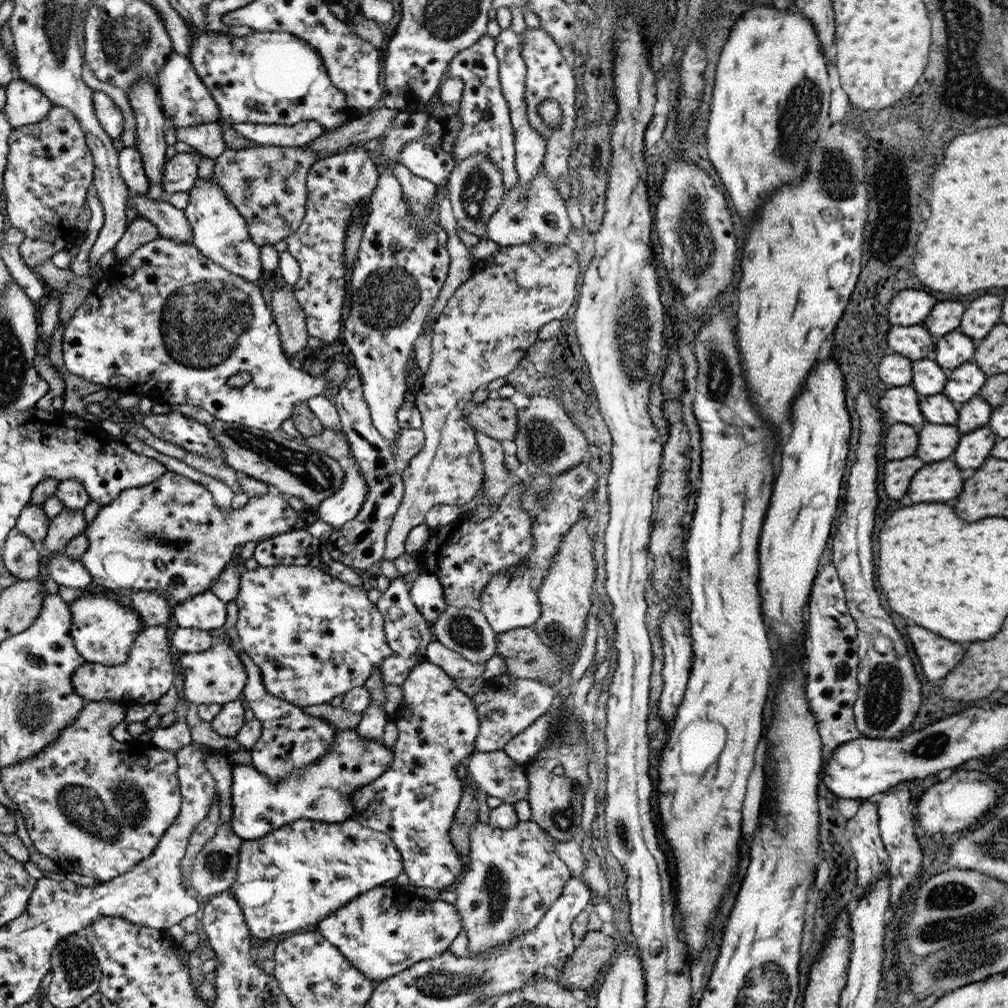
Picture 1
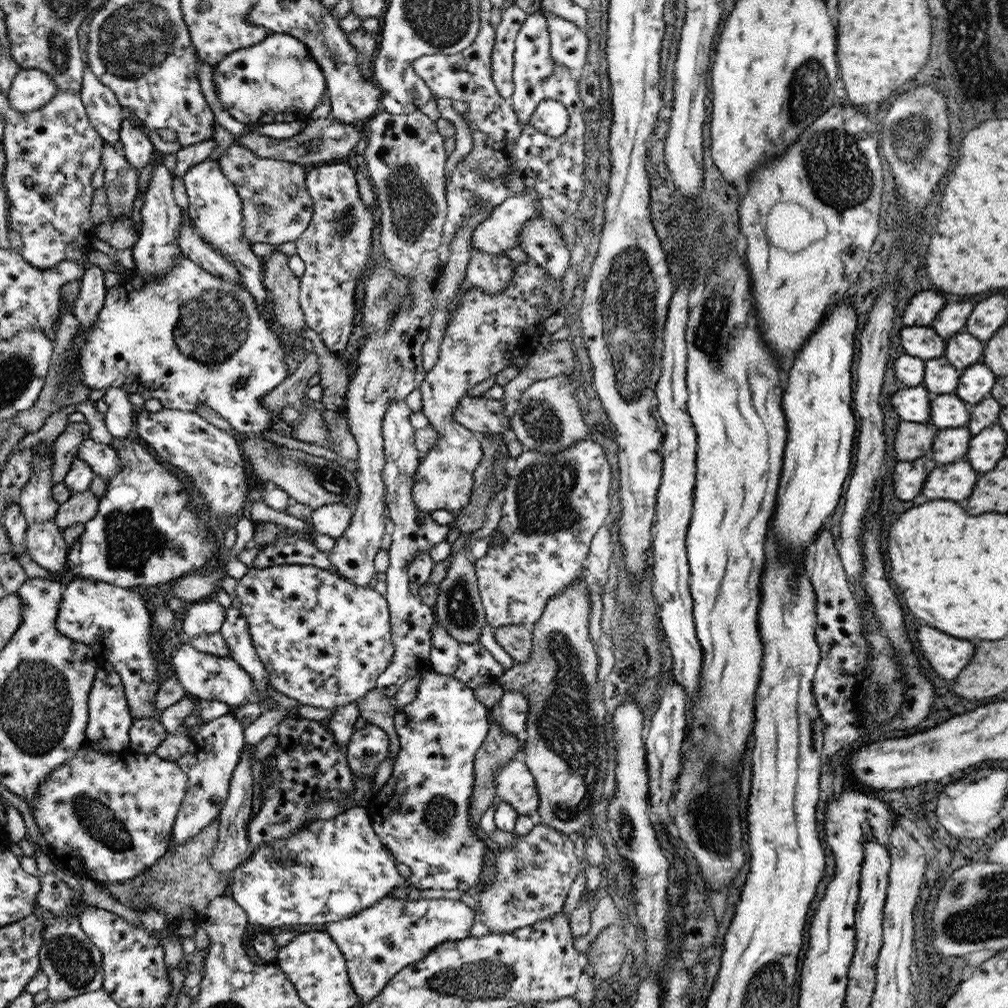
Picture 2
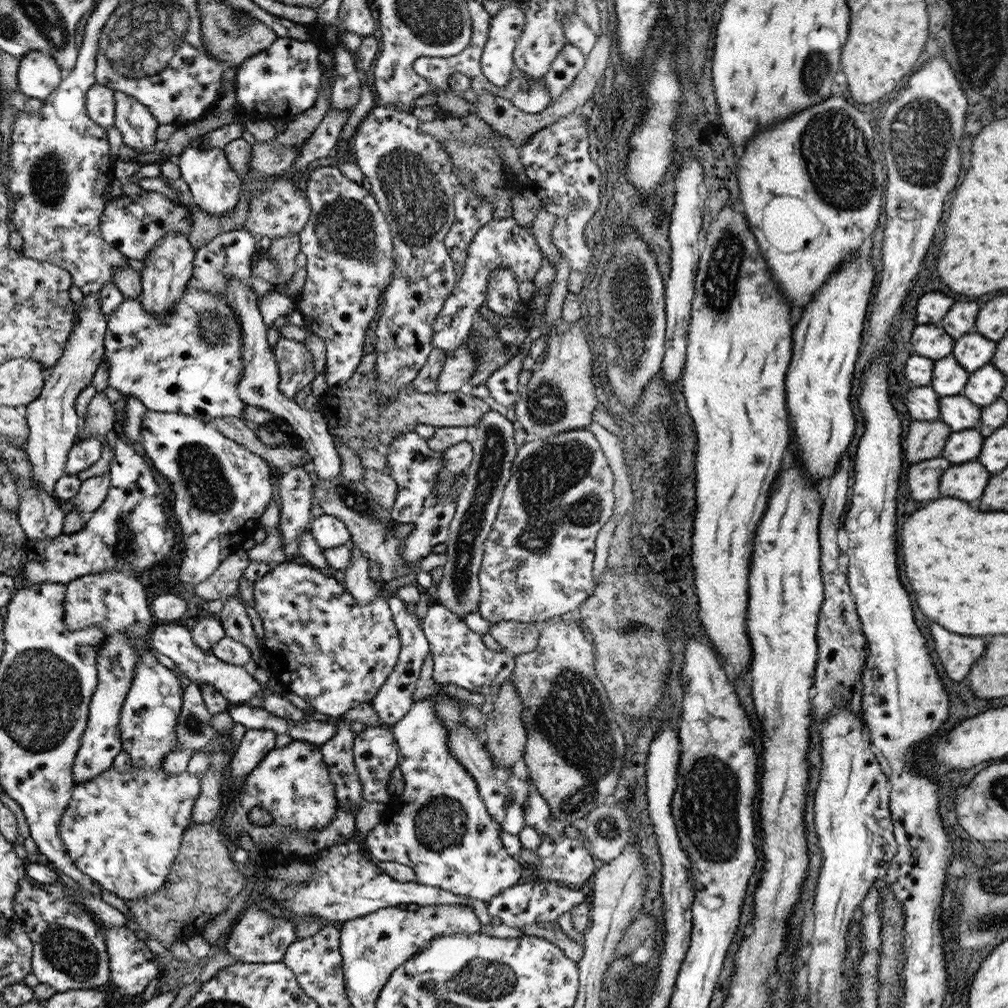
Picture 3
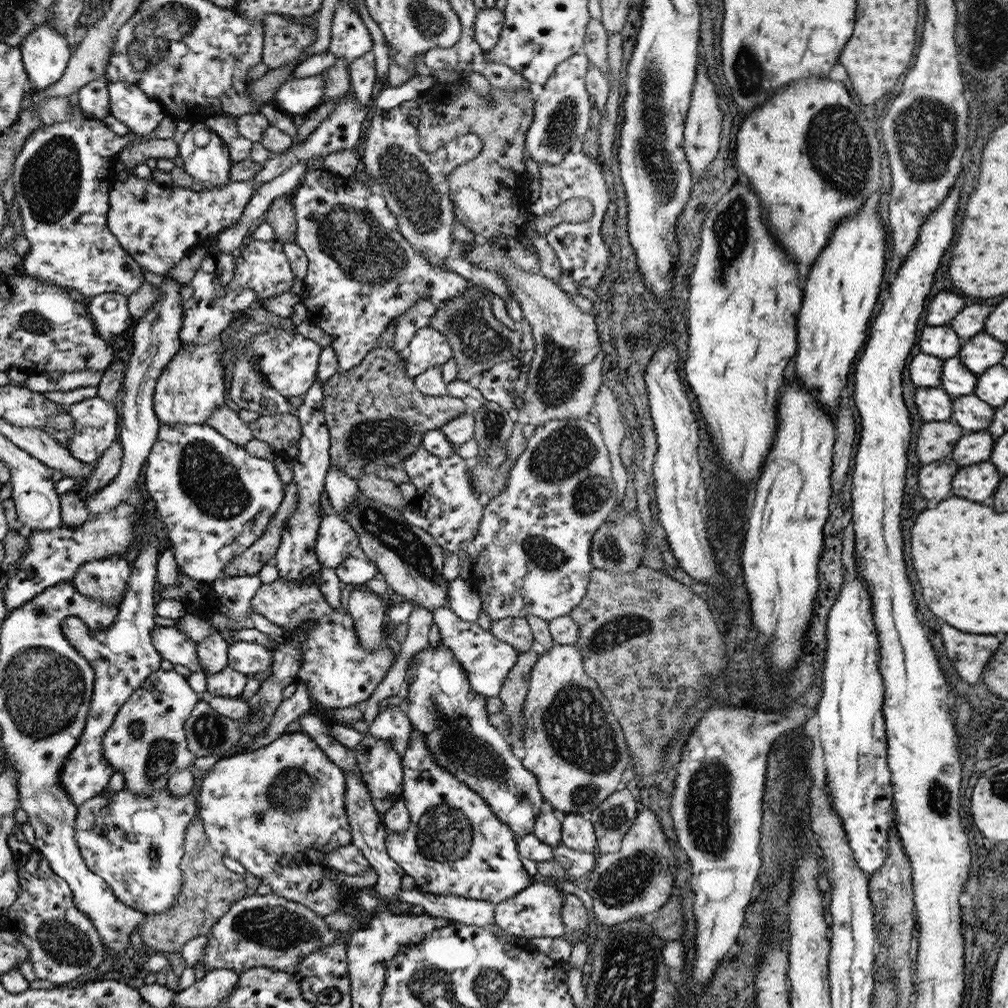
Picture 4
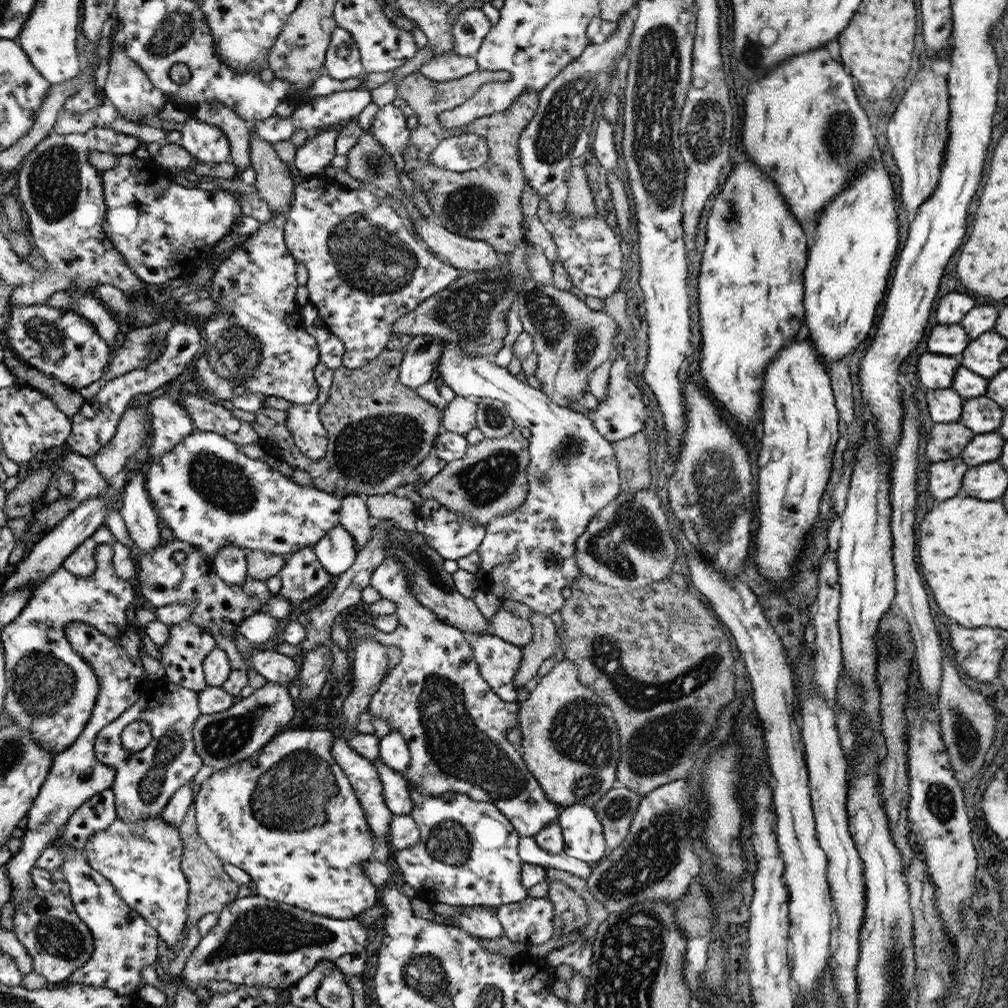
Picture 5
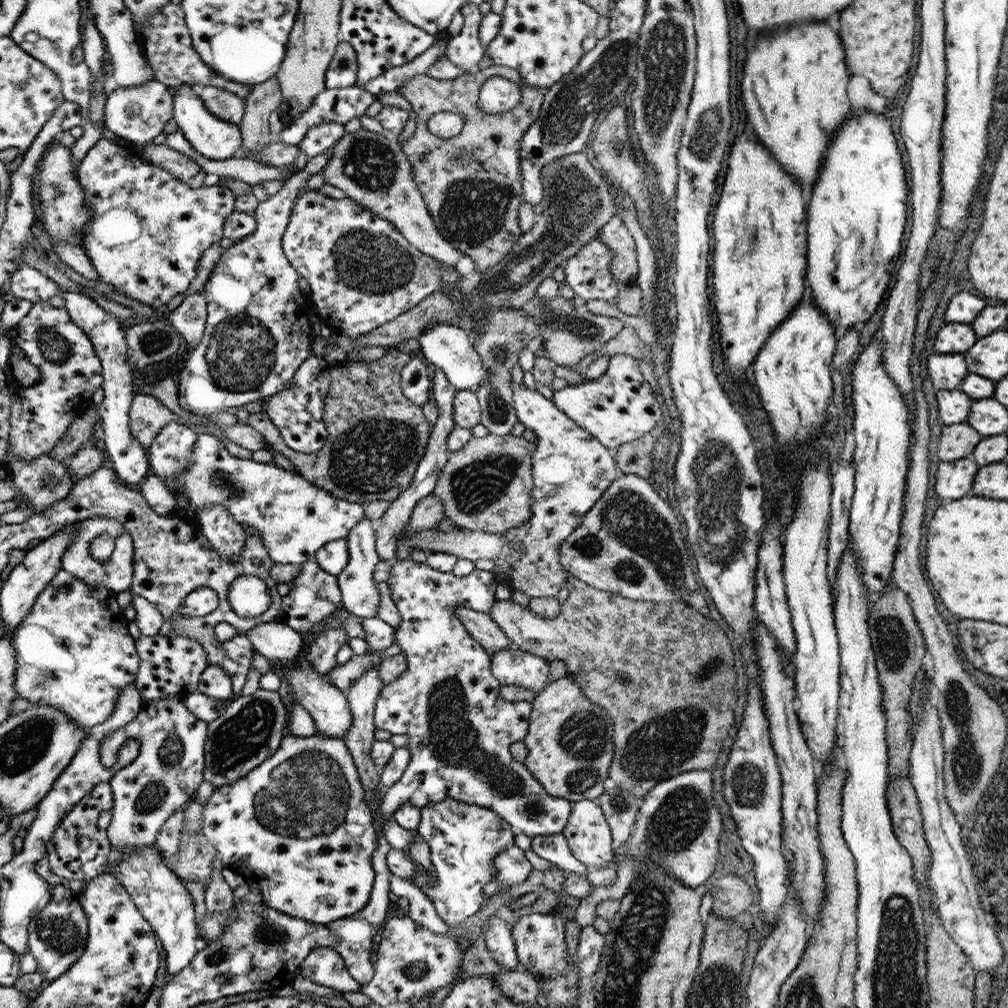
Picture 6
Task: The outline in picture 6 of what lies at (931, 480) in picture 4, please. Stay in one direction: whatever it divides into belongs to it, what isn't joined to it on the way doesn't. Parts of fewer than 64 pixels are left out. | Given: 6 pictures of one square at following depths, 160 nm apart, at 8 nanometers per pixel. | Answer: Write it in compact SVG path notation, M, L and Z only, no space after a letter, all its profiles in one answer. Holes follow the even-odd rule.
M972 455L961 460L940 462L936 472L936 492L940 498L958 500L972 490L972 482L980 466L974 462Z

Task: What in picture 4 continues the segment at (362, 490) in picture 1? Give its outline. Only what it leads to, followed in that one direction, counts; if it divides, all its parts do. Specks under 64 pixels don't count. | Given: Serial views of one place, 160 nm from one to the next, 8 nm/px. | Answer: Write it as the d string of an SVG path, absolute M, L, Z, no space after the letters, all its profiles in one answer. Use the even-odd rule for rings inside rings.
M326 515L318 528L315 553L321 566L336 568L351 554L359 553L357 532L342 516Z

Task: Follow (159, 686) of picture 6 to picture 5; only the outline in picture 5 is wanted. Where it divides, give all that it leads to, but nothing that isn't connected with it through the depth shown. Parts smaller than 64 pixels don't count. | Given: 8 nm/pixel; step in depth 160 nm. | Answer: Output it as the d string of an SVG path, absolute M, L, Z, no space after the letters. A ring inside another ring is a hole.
M191 620L180 624L173 624L169 627L169 637L163 647L159 648L162 658L160 662L164 666L165 676L172 684L179 684L184 688L198 692L207 687L205 672L203 671L204 658L216 647L213 636L200 626L196 626Z

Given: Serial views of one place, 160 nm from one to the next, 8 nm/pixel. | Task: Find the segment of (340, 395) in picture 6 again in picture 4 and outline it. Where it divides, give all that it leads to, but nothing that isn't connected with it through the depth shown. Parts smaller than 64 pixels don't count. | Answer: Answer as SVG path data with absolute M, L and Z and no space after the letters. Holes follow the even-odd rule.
M374 348L364 362L350 371L336 372L323 384L323 415L330 433L329 461L352 479L376 475L386 467L400 466L410 454L423 446L426 431L440 429L449 420L466 412L466 404L453 396L428 396L415 387L414 378L406 372L406 356L393 348ZM294 414L259 415L249 422L253 438L267 442L275 454L274 461L294 460L299 453L297 444L302 429L299 418Z

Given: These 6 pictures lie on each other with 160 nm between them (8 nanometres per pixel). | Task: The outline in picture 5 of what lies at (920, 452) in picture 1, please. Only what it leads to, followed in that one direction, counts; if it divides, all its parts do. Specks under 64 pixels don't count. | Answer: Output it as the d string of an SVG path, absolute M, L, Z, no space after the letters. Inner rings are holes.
M998 431L975 435L973 440L965 445L960 458L968 466L998 461L1004 441L1005 438Z

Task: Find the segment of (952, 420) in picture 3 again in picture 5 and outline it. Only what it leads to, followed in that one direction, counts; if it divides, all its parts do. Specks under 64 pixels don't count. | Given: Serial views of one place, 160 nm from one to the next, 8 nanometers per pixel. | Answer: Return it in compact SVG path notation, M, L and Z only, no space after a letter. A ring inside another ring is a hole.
M986 395L964 399L958 422L976 435L994 432L1001 427L1004 410Z

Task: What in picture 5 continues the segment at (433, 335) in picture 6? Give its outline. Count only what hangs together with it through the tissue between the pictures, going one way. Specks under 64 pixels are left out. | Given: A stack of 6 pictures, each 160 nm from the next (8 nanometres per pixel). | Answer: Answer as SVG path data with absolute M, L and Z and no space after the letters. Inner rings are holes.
M444 342L437 364L442 382L456 395L501 400L506 408L513 412L513 420L517 421L520 427L524 426L531 432L529 452L532 460L526 471L526 476L529 478L529 495L521 506L509 514L491 520L485 526L485 538L477 548L481 566L473 574L476 588L484 590L486 594L495 594L502 602L516 600L526 604L533 612L551 615L553 612L560 611L566 601L562 589L566 586L570 588L571 584L582 575L576 559L577 539L586 532L590 519L616 496L622 494L613 443L596 430L594 423L586 415L555 403L544 391L519 380L506 367L500 367L488 361L486 357L478 356L473 352L466 353L459 344Z

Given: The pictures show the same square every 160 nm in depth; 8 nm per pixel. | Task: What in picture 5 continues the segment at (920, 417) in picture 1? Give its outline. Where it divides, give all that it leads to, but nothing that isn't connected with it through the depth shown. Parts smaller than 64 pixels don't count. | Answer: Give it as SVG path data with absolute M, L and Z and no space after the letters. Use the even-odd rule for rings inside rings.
M952 387L928 389L925 398L934 423L957 422L961 417L964 398Z

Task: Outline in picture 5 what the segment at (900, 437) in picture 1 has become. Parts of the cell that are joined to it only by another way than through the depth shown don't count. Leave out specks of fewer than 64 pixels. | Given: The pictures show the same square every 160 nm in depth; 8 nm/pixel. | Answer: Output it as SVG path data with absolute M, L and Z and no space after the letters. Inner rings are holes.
M957 422L934 423L926 447L926 457L938 463L960 457L961 452L975 437L970 428Z

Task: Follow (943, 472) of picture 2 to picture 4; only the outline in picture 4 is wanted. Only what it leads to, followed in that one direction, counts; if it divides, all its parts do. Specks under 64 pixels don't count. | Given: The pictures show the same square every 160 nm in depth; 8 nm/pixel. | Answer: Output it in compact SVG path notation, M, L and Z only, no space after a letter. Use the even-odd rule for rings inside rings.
M985 461L972 464L968 468L960 468L960 472L952 479L952 494L962 496L974 502L988 500L1002 480L1002 473L994 467L994 463Z

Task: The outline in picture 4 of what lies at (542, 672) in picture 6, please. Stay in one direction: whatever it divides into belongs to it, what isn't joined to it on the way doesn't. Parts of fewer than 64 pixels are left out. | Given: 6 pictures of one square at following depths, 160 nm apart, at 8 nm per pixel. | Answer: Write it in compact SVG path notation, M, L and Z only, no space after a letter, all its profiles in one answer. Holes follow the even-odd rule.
M438 607L433 612L433 624L440 628L441 641L453 650L454 656L469 672L471 687L482 696L499 696L504 679L517 663L518 652L510 643L498 640L490 631L486 631L476 621L462 620L448 607Z

